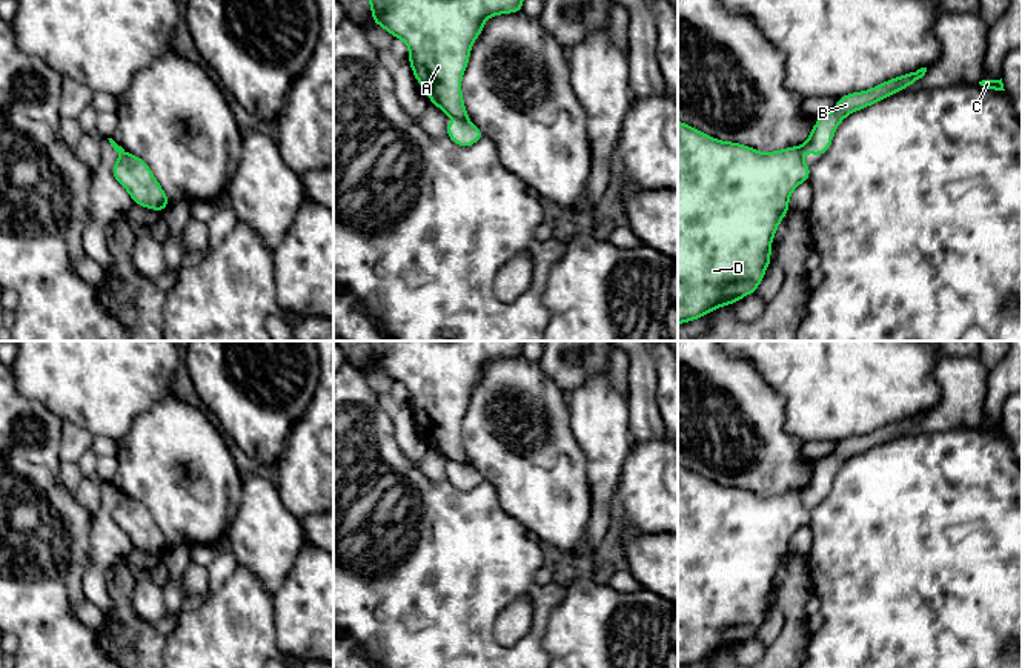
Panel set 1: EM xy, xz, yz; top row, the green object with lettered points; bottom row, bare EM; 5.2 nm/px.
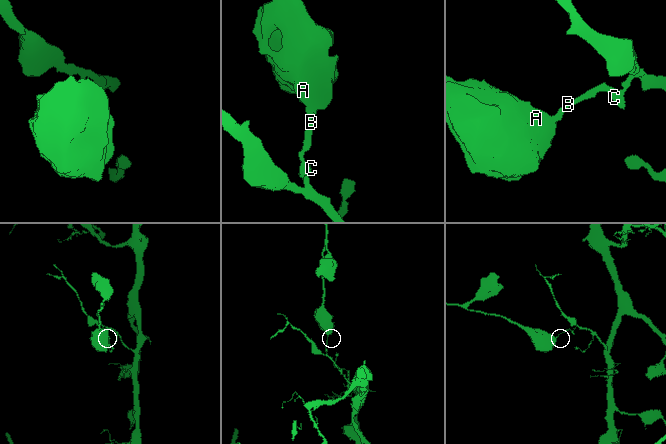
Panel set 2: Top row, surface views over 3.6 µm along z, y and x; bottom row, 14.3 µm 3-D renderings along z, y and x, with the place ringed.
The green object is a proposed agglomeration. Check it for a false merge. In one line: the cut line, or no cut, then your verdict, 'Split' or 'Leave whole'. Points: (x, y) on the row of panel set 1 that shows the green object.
Split along xz (460, 119), (467, 120). Split

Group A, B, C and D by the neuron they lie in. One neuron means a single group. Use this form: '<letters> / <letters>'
A D / B C

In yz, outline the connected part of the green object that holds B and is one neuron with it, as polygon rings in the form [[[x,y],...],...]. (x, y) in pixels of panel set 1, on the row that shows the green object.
[[[921,68],[914,72],[891,78],[864,92],[851,92],[838,98],[836,107],[818,118],[808,140],[801,146],[804,154],[818,154],[822,157],[833,140],[835,131],[839,123],[854,111],[861,111],[873,103],[887,98],[901,89],[908,88],[911,83],[921,80],[927,72],[927,68]]]

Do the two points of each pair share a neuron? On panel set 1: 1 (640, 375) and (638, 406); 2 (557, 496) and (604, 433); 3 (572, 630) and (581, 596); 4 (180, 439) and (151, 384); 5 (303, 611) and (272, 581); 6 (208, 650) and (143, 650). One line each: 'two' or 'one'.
1: one
2: two
3: one
4: two
5: two
6: two

